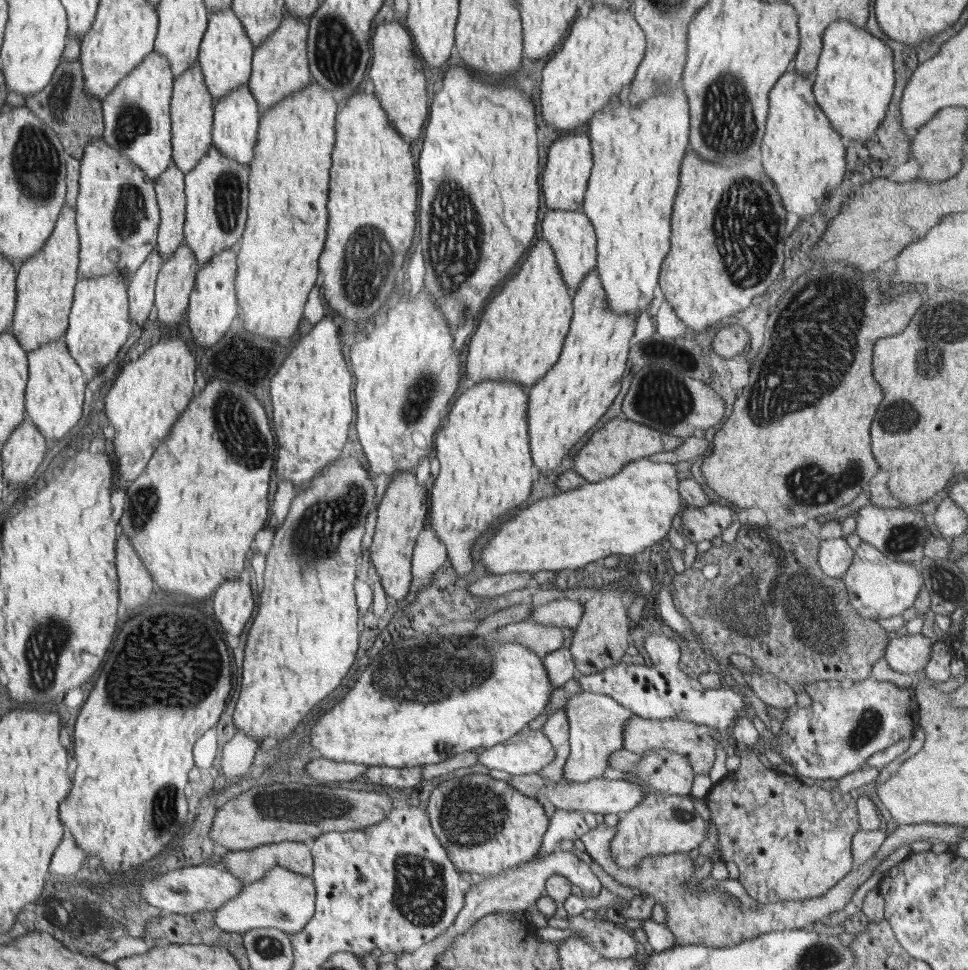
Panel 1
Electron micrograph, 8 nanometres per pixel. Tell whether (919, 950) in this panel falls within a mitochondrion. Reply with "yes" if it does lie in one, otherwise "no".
no

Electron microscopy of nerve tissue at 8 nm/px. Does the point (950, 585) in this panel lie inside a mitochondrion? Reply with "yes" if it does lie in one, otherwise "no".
yes

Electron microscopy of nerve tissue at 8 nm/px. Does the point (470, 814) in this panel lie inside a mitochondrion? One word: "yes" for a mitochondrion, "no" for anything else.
yes

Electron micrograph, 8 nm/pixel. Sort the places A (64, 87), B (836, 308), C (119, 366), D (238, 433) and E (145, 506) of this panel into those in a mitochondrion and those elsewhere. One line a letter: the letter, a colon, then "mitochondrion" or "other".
A: mitochondrion
B: mitochondrion
C: other
D: mitochondrion
E: mitochondrion

